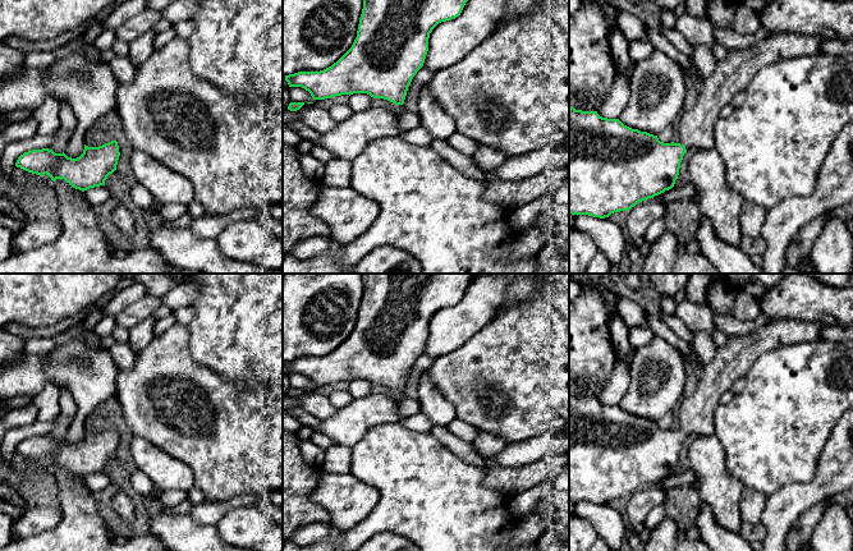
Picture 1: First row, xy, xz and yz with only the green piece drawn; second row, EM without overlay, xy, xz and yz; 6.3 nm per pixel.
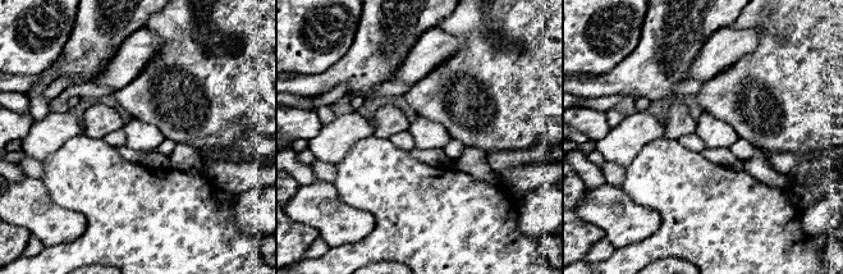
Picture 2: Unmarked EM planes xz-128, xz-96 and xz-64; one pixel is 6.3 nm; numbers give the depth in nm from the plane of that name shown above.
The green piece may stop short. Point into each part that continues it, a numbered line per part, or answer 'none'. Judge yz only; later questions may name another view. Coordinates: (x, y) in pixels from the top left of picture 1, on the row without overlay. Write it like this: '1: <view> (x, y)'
1: yz (732, 361)

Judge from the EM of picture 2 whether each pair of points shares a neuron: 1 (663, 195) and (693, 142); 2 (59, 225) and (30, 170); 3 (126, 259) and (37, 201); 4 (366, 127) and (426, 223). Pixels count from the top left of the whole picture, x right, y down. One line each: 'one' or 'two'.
1: two
2: two
3: two
4: two

